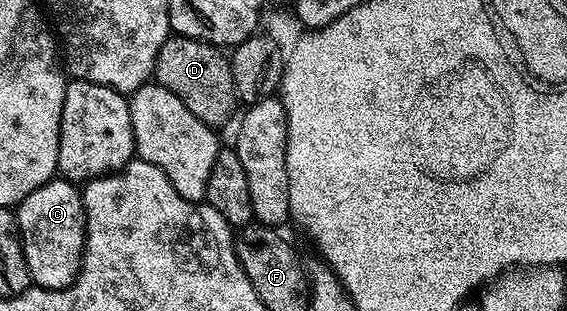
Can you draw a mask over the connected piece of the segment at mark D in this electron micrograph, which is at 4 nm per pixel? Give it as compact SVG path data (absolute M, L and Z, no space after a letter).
M168 36L165 44L161 44L161 52L157 52L153 78L158 85L179 97L181 104L209 127L220 128L231 117L236 117L237 99L231 63L228 55L210 42L203 42L200 38Z

